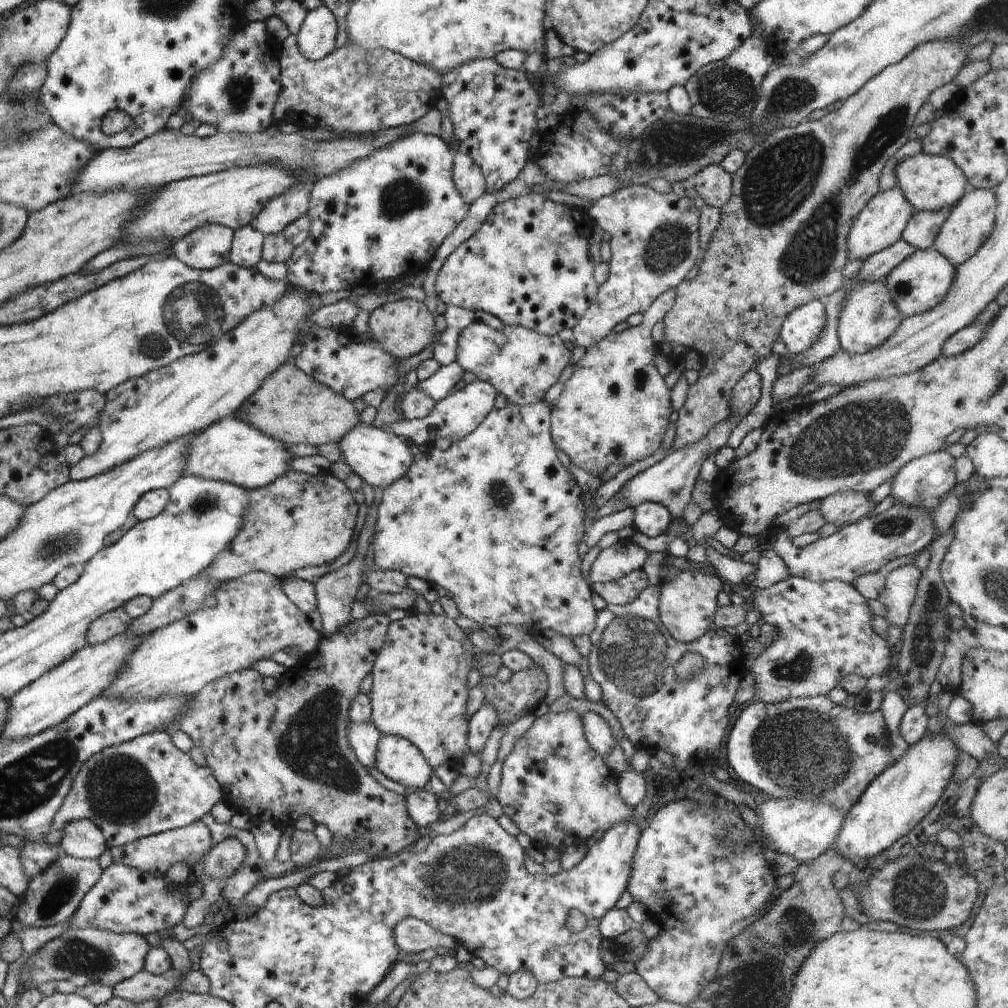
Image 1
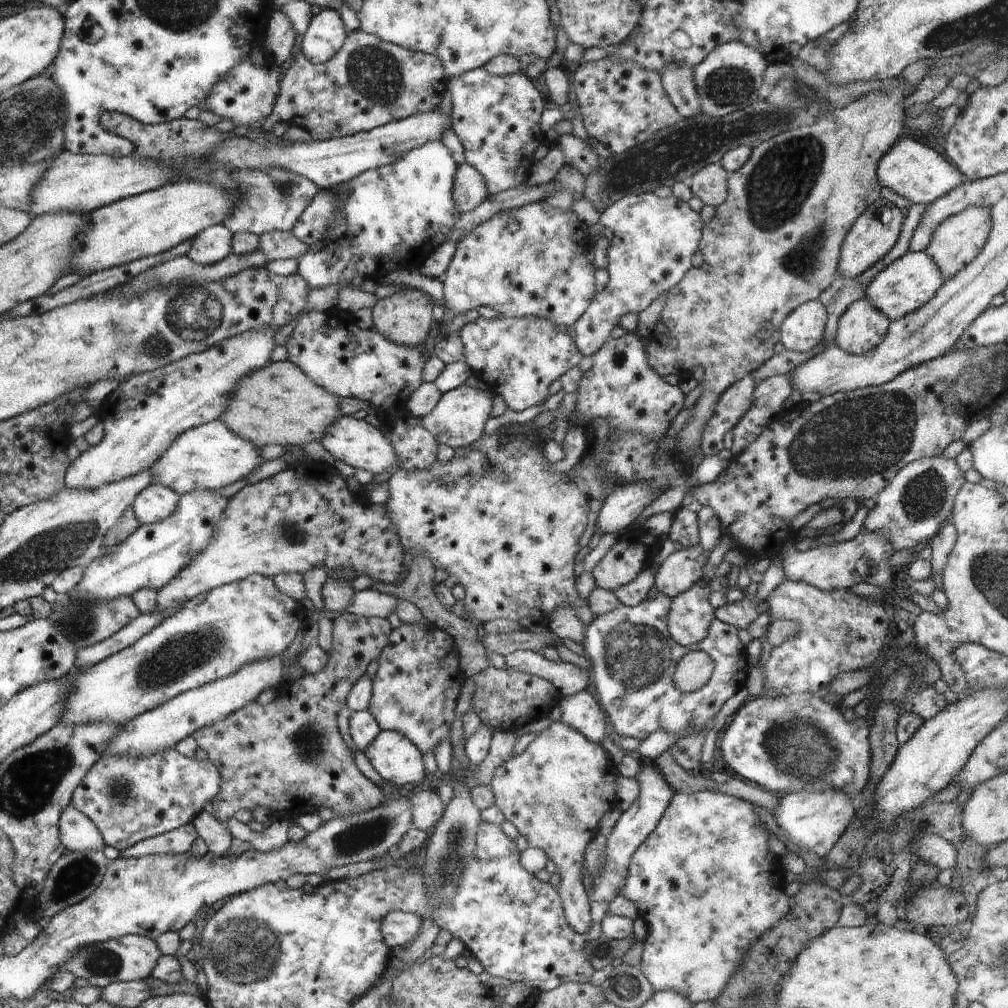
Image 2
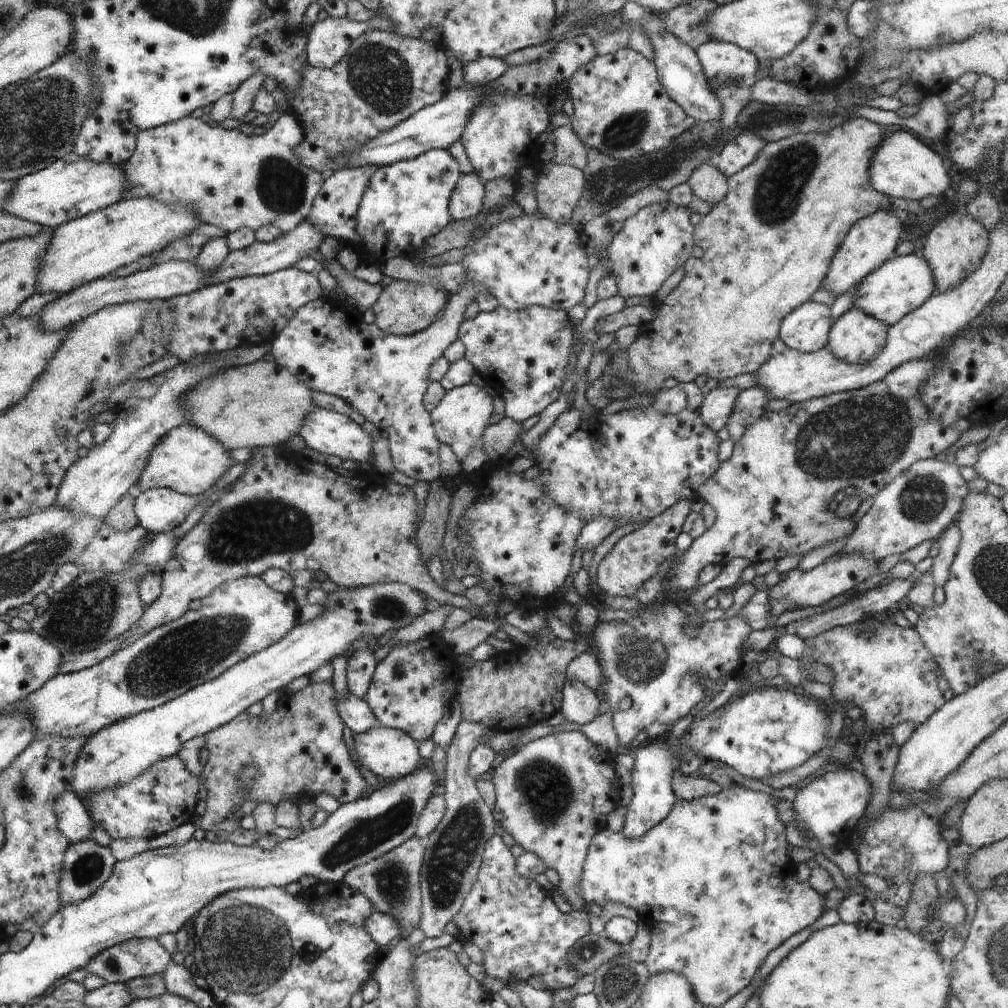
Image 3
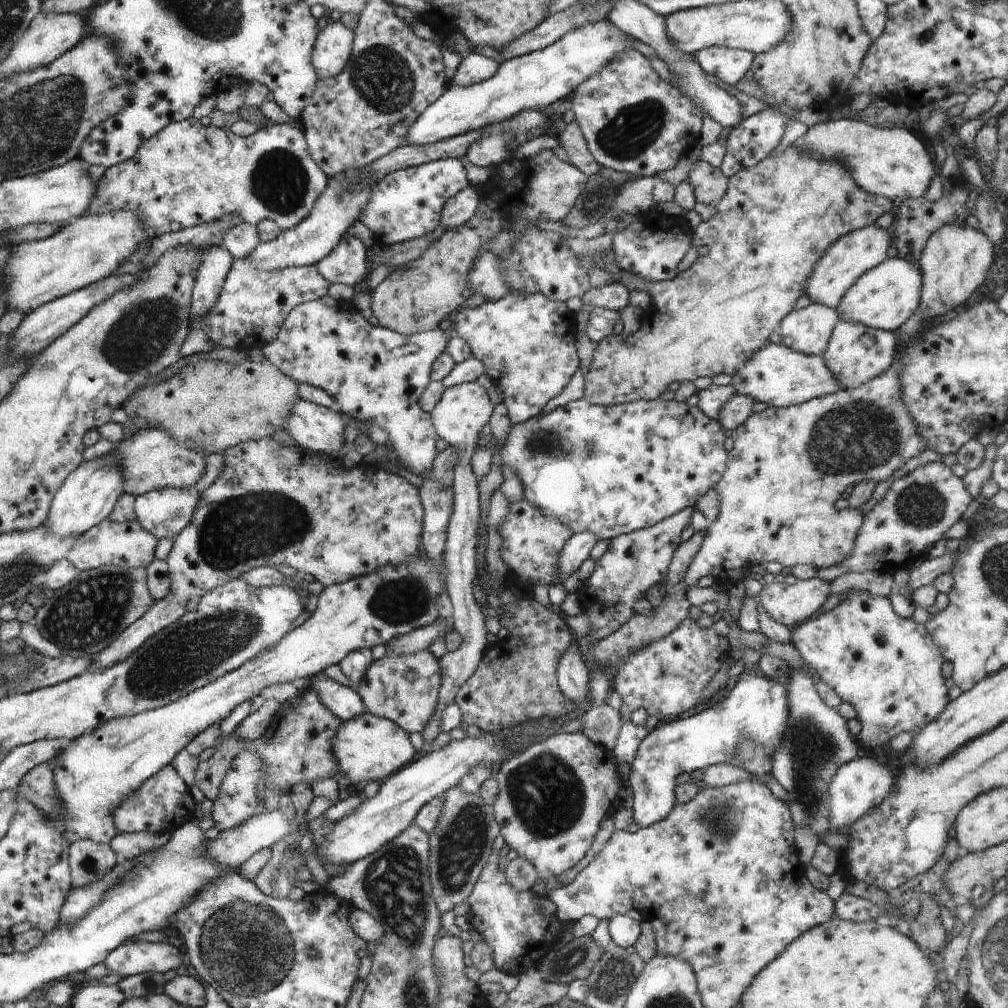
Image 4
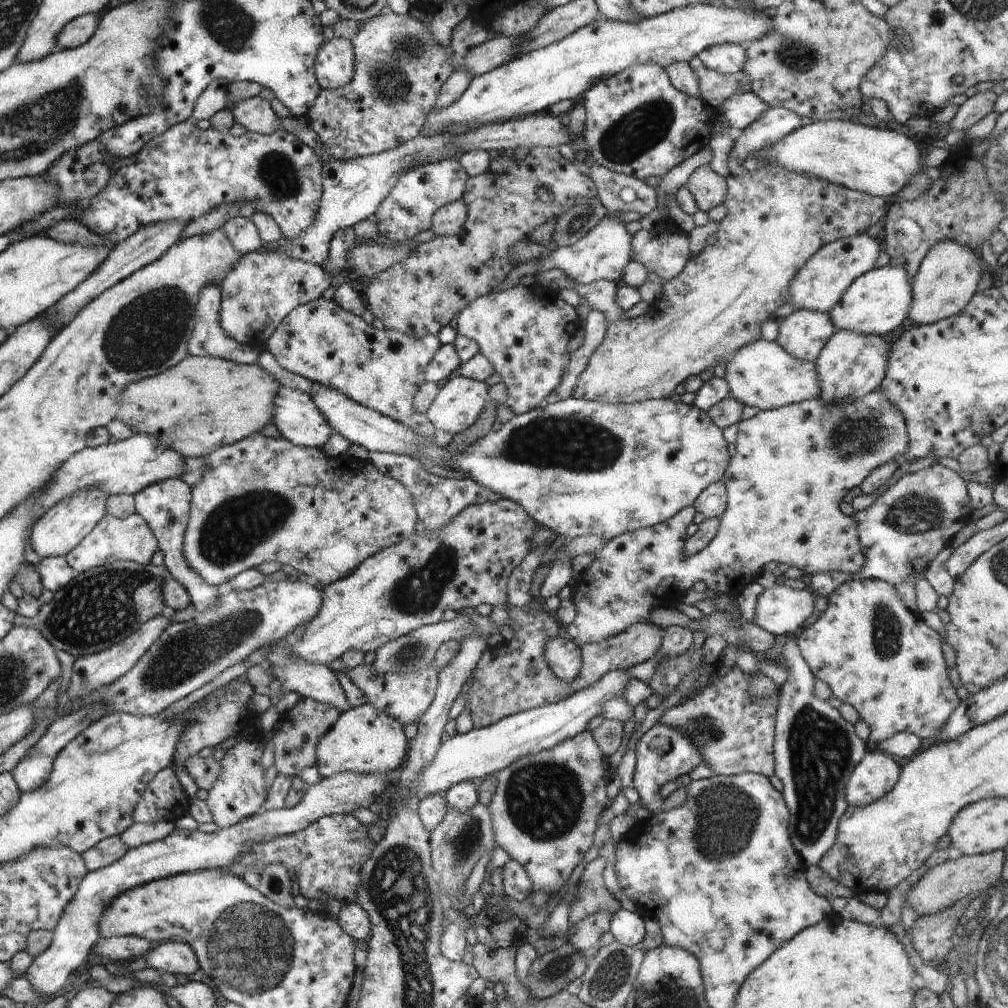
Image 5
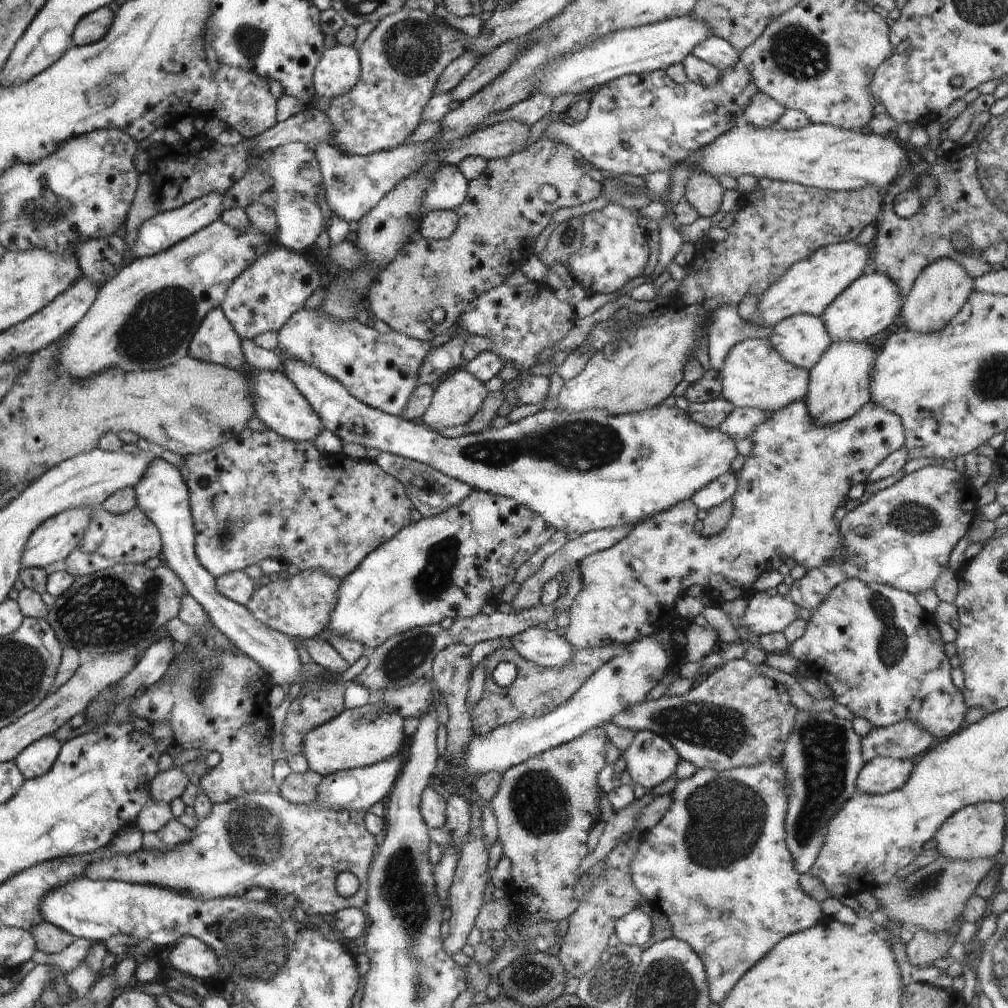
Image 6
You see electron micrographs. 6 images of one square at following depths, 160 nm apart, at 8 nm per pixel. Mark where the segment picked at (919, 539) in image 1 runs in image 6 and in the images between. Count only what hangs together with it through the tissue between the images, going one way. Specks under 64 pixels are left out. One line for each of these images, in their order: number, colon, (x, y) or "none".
2: (866, 558)
3: (799, 589)
4: (790, 605)
5: (781, 610)
6: (764, 614)

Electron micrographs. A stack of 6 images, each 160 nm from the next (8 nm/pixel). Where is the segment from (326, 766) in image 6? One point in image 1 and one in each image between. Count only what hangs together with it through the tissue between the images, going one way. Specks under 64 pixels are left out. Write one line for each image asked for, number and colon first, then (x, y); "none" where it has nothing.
1: (397, 758)
2: (396, 758)
3: (390, 753)
4: (367, 748)
5: (364, 741)

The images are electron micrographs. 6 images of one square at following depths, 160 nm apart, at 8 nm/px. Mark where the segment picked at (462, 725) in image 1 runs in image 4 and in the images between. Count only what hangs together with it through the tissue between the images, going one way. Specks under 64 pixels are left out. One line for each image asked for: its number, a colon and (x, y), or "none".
2: (417, 684)
3: (411, 688)
4: (404, 689)

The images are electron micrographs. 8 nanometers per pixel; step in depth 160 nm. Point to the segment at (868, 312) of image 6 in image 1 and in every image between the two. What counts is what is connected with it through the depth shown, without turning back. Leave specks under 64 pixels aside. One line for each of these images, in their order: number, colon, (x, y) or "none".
1: (920, 282)
2: (909, 282)
3: (900, 285)
4: (885, 297)
5: (876, 303)

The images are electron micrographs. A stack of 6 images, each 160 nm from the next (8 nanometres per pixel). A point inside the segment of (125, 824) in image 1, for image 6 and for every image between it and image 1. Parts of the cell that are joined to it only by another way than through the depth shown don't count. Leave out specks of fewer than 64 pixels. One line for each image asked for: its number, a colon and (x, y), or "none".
2: (130, 799)
3: (159, 800)
4: (164, 797)
5: (164, 799)
6: (168, 786)

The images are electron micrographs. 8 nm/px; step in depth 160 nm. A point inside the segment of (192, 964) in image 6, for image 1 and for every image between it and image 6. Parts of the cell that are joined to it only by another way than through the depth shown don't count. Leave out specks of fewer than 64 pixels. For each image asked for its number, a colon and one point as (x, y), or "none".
1: (84, 956)
2: (132, 957)
3: (139, 957)
4: (131, 958)
5: (175, 958)

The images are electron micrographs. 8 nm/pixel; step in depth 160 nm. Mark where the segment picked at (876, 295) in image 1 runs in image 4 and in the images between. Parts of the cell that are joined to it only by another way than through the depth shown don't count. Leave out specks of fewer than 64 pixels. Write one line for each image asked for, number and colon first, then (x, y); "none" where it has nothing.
2: (862, 327)
3: (855, 337)
4: (856, 353)

